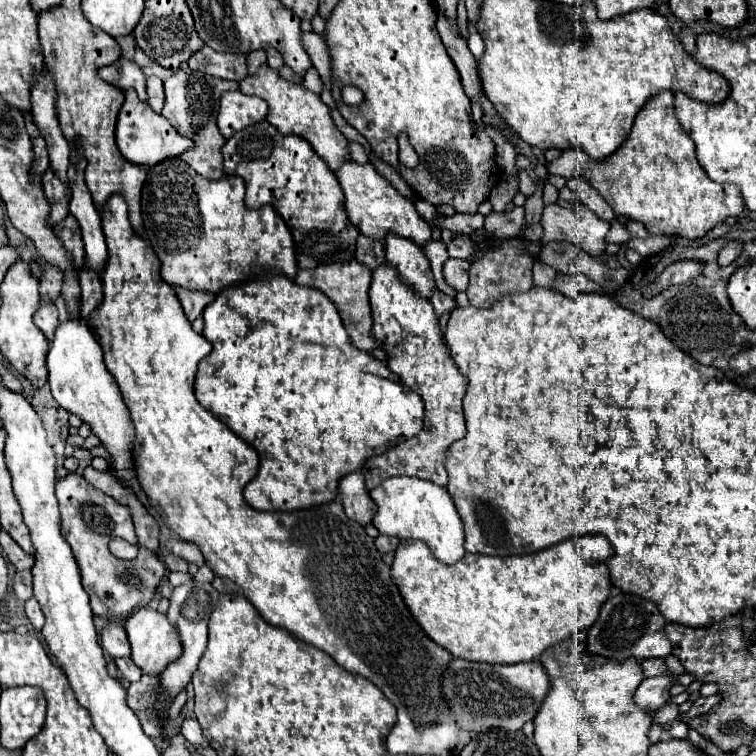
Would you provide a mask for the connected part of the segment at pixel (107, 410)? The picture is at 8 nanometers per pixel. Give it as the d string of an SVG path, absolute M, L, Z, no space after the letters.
M78 318L60 322L54 332L54 340L50 342L46 364L50 374L48 384L54 400L70 414L78 414L86 424L90 424L92 434L96 434L102 440L102 446L112 454L114 472L120 478L126 478L132 470L134 428L130 428L128 408L124 406L120 390L104 366L102 348L94 334L86 330Z

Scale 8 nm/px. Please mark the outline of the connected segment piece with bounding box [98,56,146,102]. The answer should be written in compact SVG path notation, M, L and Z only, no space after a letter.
M120 56L114 64L98 68L98 74L102 76L102 80L106 80L106 82L122 88L122 90L134 88L138 92L140 100L146 102L146 76L136 62Z

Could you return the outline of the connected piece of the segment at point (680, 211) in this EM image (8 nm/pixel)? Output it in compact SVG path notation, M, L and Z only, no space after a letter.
M658 92L658 96L654 94L638 112L632 132L628 136L628 140L608 158L604 160L590 160L588 154L580 148L572 148L572 150L564 150L560 154L560 158L556 158L554 162L548 164L548 172L550 174L558 174L564 176L566 180L582 176L584 180L588 180L588 184L598 190L598 194L610 204L610 208L616 214L624 214L630 220L638 220L646 226L646 230L650 234L678 234L682 238L702 238L706 236L706 232L710 232L718 222L726 220L728 216L738 216L744 210L744 200L742 194L738 192L738 188L734 188L732 184L714 184L714 180L710 180L706 176L706 172L702 170L702 166L696 160L694 154L694 142L682 132L676 116L674 116L674 94L672 92Z

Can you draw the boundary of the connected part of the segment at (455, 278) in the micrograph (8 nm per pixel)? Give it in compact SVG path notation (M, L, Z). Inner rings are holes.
M448 258L444 262L444 280L448 286L452 286L456 292L464 292L468 288L468 260Z

